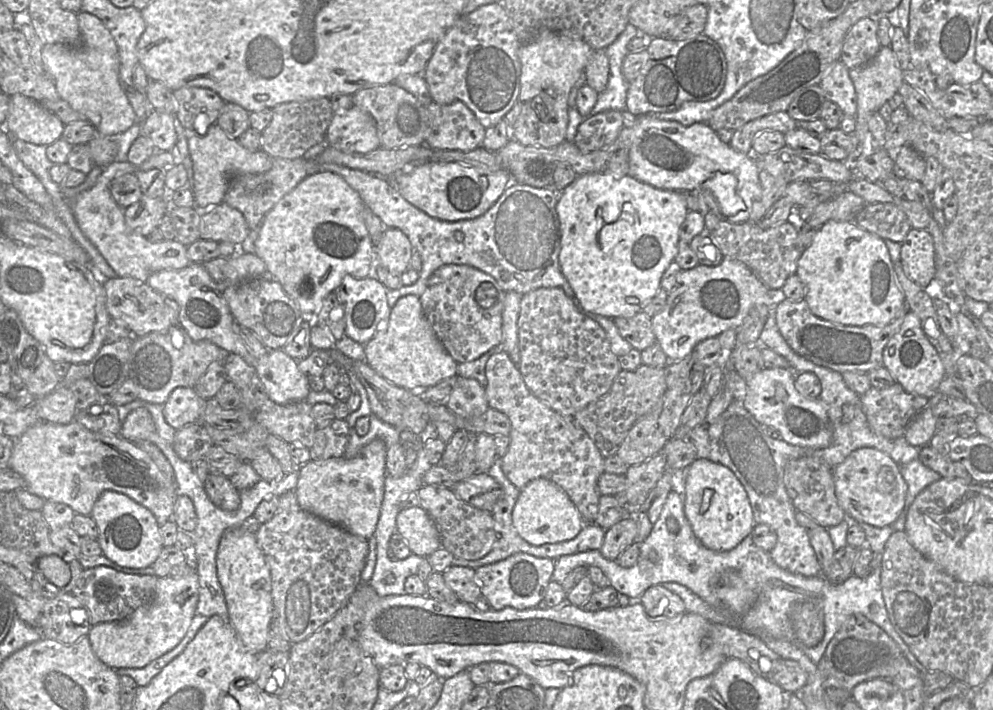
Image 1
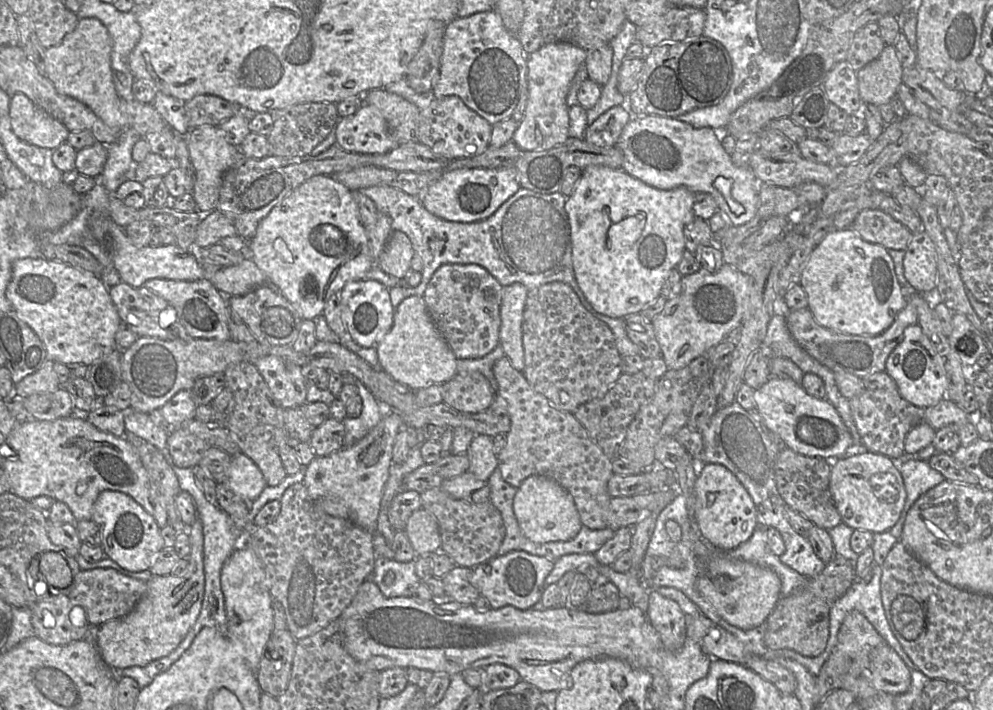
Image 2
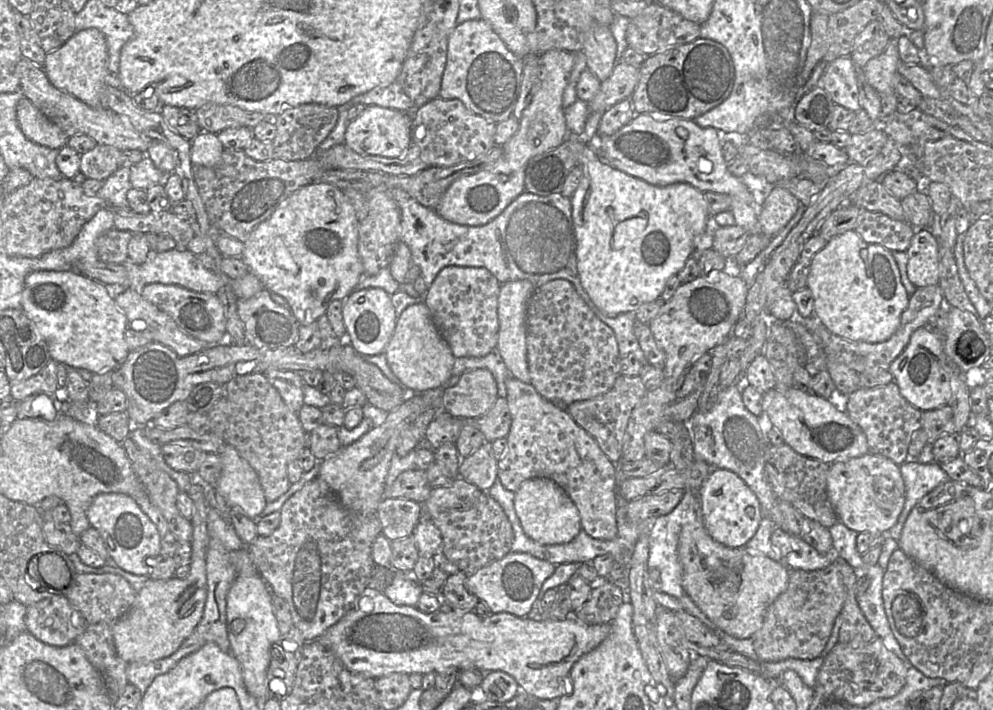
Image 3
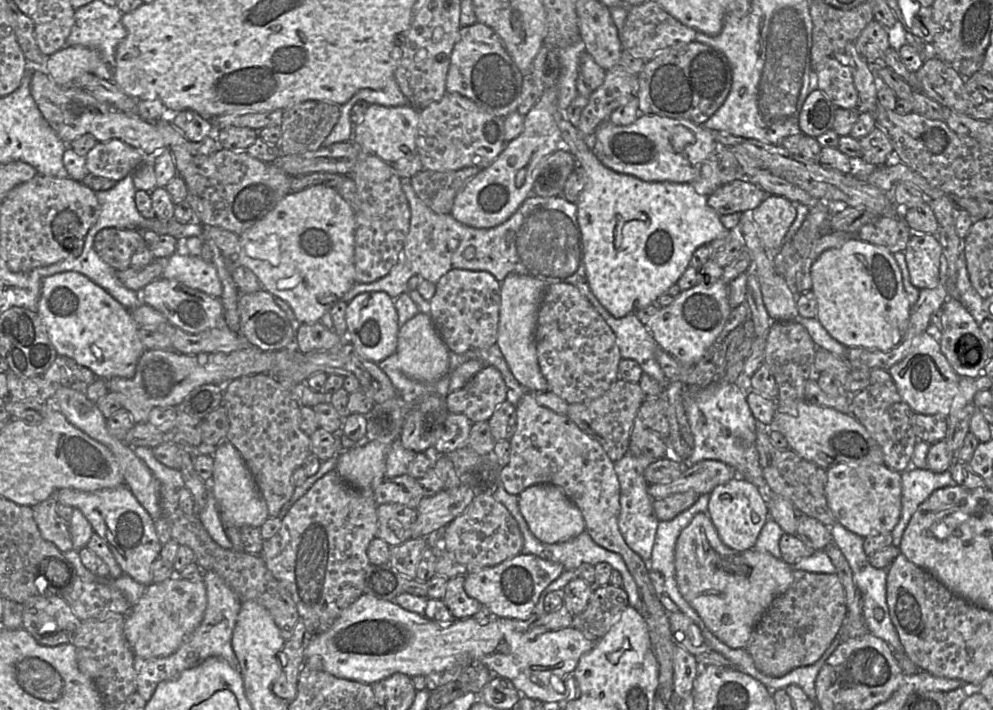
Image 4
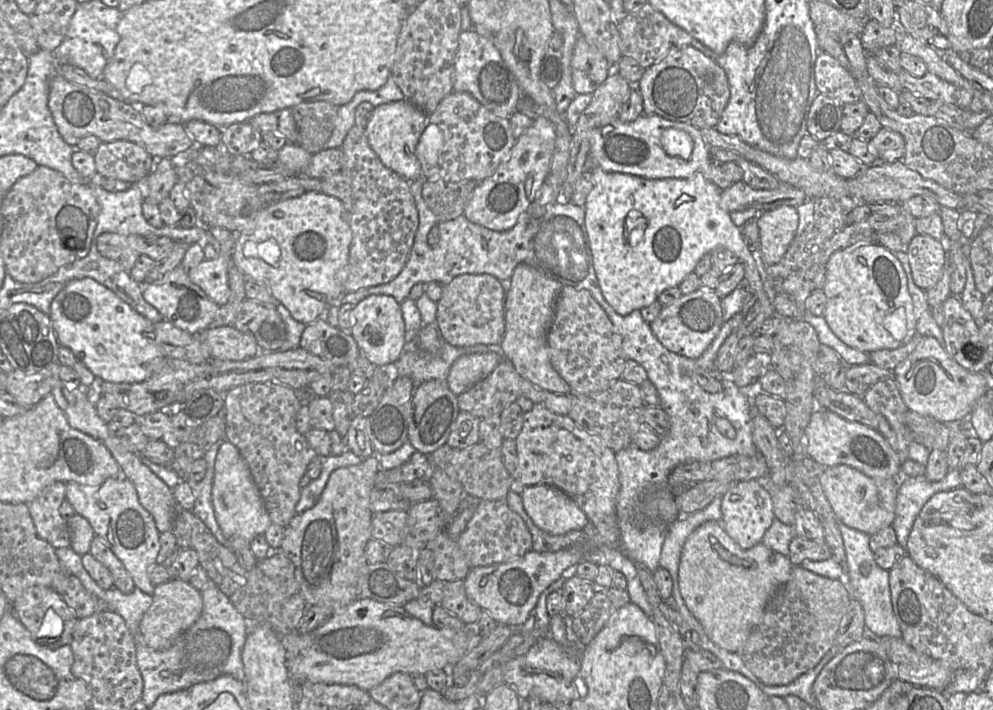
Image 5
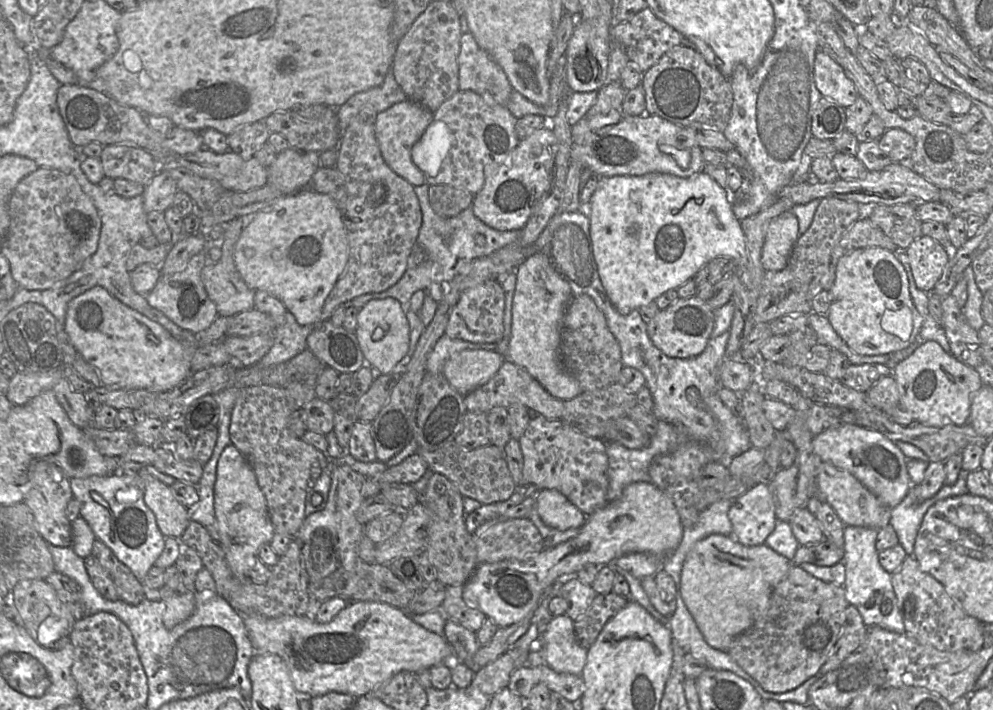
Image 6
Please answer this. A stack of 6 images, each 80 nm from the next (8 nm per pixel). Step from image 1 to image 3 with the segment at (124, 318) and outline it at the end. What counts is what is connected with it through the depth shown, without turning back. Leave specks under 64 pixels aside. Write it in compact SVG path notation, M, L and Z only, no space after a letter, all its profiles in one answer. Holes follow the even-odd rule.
M130 287L114 299L117 307L126 315L129 329L166 345L179 356L192 355L213 345L190 336L169 314Z

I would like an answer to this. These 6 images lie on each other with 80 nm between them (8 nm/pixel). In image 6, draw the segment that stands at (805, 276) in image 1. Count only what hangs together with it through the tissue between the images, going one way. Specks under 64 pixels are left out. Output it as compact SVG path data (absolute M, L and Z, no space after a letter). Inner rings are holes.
M868 247L842 256L837 262L835 280L829 292L831 301L826 317L855 353L887 355L916 341L922 317L912 301L907 274L896 253L880 247Z

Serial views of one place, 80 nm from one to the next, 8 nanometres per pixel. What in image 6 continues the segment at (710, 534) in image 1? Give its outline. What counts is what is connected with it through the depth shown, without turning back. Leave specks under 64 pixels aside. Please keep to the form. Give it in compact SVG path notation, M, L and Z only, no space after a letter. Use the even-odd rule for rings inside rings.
M754 484L733 499L728 517L732 524L732 536L739 543L745 546L764 544L777 520L768 484Z

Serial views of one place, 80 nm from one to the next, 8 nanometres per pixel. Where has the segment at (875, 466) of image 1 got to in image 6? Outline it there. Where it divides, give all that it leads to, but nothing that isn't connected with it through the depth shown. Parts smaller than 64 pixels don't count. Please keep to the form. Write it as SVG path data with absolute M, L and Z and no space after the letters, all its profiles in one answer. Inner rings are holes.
M819 462L817 490L836 512L845 526L880 529L890 524L891 509L884 506L875 495L863 486L852 474L827 462Z

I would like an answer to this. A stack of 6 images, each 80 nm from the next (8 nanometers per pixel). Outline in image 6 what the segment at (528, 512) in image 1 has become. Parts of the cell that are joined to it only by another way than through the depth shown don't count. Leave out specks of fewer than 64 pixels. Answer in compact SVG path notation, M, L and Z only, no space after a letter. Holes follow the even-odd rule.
M532 488L527 494L534 494L537 512L547 526L580 529L586 521L586 515L555 489Z

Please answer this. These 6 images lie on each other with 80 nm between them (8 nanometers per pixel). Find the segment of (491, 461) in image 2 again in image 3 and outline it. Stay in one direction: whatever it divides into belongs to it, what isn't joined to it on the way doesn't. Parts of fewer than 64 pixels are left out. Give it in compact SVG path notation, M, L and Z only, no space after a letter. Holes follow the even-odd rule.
M486 441L473 454L461 460L459 477L488 492L498 478L498 461L493 456L491 442Z

